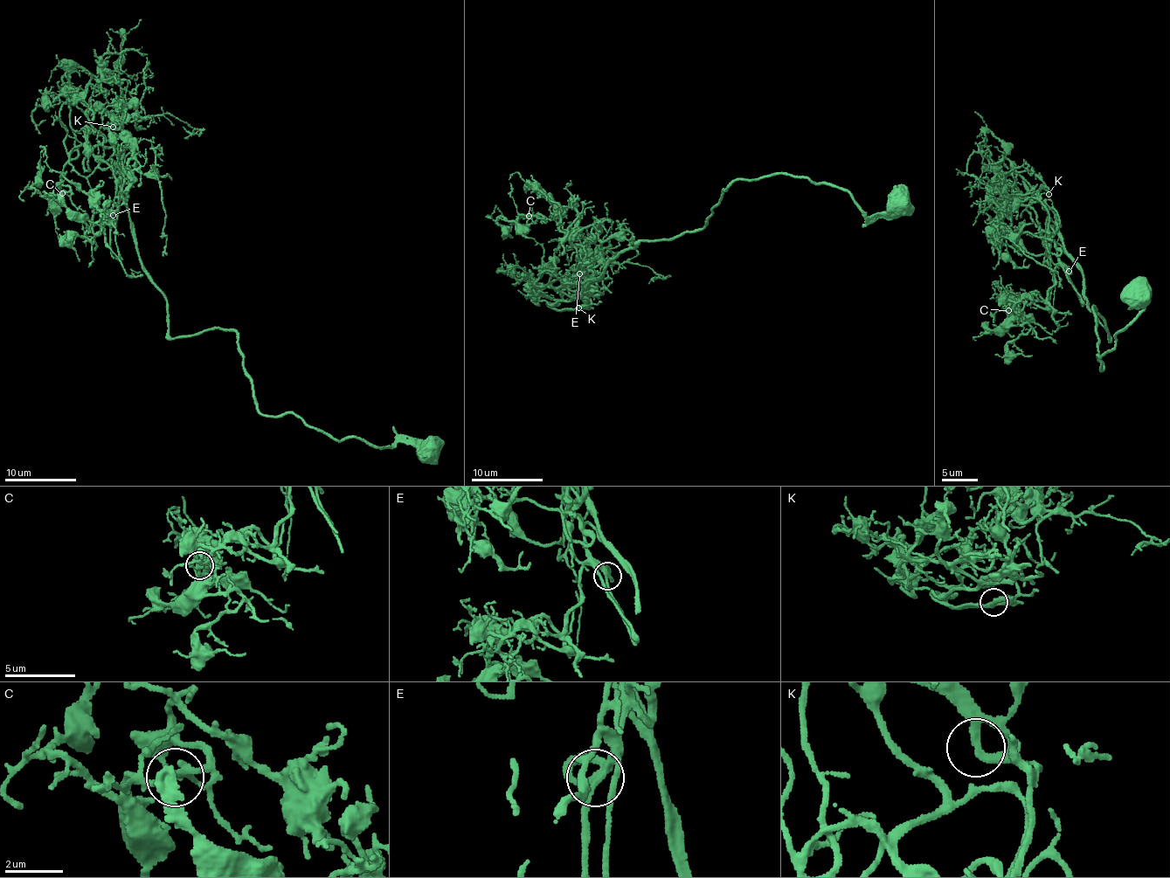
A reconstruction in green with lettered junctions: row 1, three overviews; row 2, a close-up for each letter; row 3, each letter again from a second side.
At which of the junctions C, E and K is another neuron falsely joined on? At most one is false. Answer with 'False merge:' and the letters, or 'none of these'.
False merge: none of these

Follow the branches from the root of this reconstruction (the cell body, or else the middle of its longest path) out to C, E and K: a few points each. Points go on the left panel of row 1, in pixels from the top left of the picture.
C: (429, 446), (332, 439), (263, 413), (234, 332), (169, 335), (118, 185), (104, 225), (73, 183), (61, 194)
E: (429, 446), (332, 439), (263, 413), (234, 332), (169, 335), (116, 185), (113, 215)
K: (429, 446), (268, 417), (234, 332), (169, 335), (87, 108), (113, 126)

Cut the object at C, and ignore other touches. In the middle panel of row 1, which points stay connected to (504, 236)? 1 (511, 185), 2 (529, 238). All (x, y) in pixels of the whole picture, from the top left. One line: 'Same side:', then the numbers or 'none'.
Same side: 1, 2

